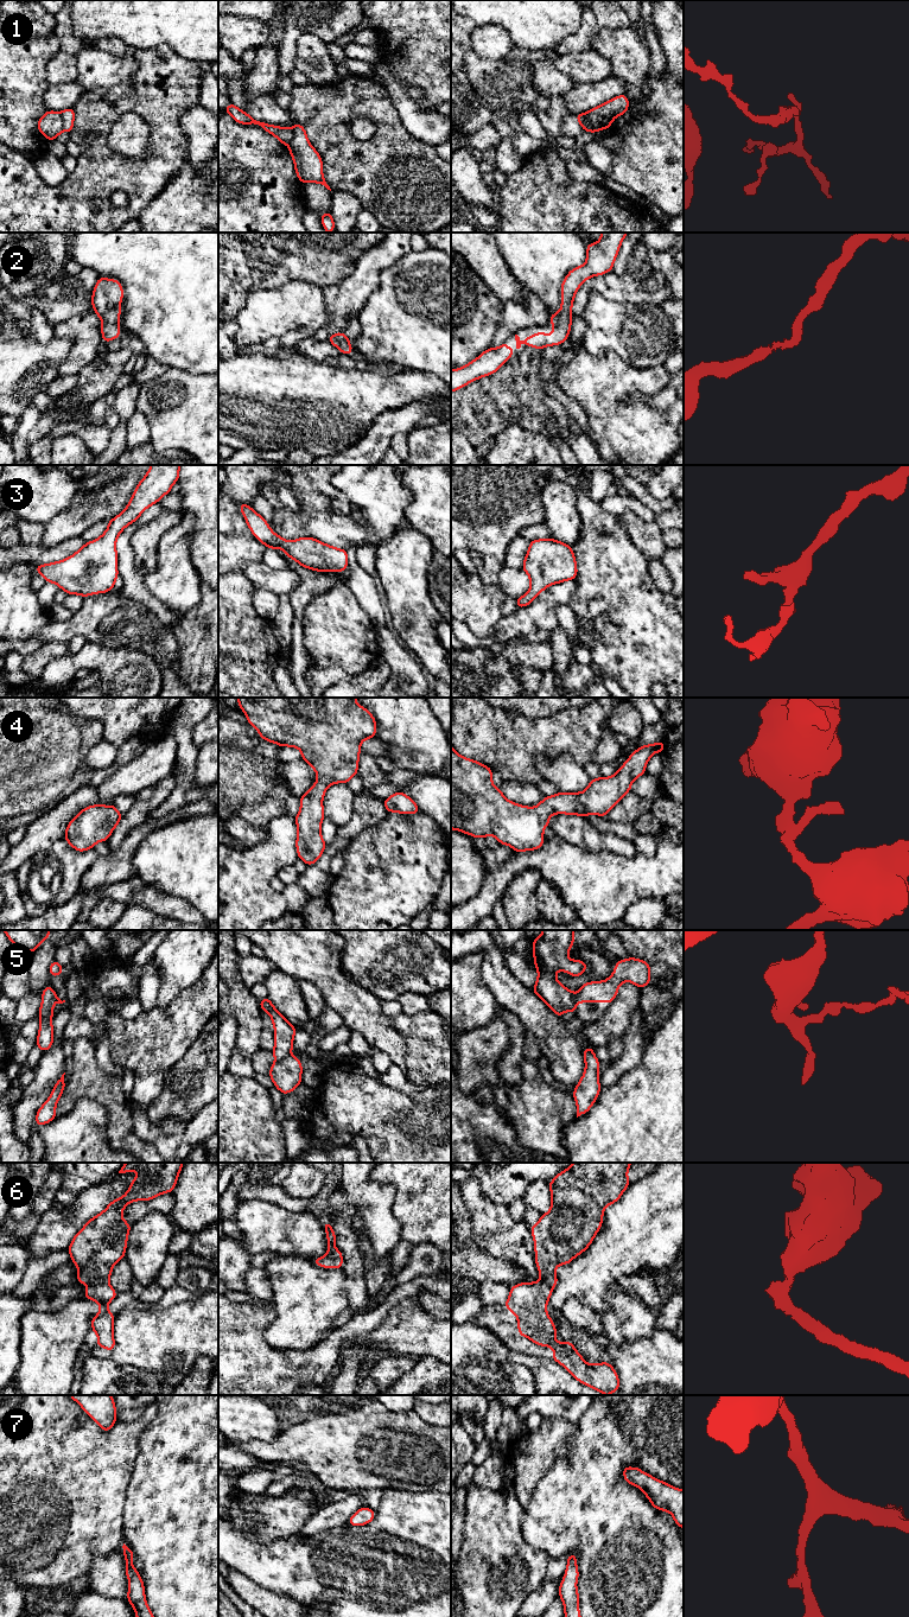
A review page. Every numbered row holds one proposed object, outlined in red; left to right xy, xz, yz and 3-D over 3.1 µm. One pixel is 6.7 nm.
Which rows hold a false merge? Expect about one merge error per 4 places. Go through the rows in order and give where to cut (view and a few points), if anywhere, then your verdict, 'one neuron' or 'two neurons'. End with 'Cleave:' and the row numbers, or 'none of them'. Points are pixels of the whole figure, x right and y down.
1: cut in xz along (292, 128), (293, 137), (288, 146); two neurons
2: no cut; one neuron
3: no cut; one neuron
4: no cut; one neuron
5: cut in xz along (288, 1054), (281, 1060), (275, 1061); two neurons
6: no cut; one neuron
7: no cut; one neuron
Cleave: 1, 5

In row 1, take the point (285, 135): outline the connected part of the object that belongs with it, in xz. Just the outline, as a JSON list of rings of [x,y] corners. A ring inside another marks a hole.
[[[231,102],[225,108],[227,114],[229,114],[237,123],[242,125],[259,125],[266,132],[274,135],[281,144],[290,146],[293,140],[294,133],[292,128],[288,127],[278,127],[273,125],[268,125],[265,122],[260,122],[254,120],[250,115],[241,110],[239,107],[234,106]]]

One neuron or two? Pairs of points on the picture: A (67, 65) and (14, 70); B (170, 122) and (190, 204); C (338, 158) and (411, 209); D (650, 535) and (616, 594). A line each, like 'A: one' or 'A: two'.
A: two
B: two
C: one
D: two

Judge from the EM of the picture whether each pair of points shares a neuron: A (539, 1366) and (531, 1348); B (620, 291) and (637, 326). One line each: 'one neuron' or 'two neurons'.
A: two neurons
B: two neurons

